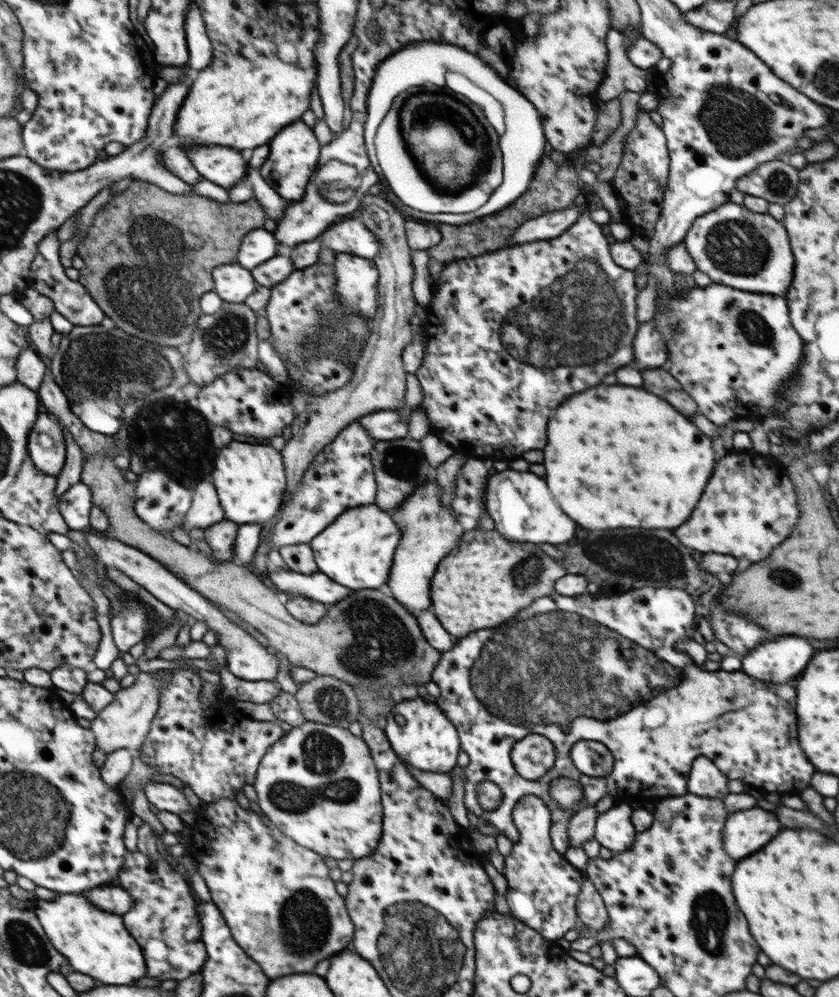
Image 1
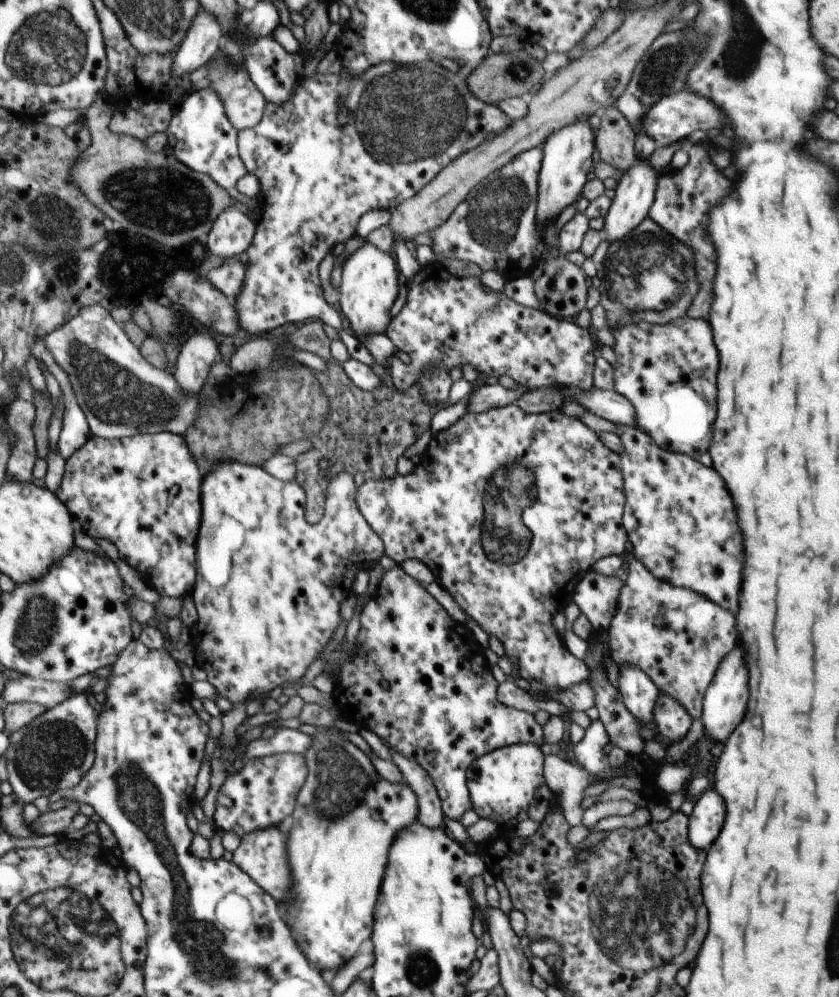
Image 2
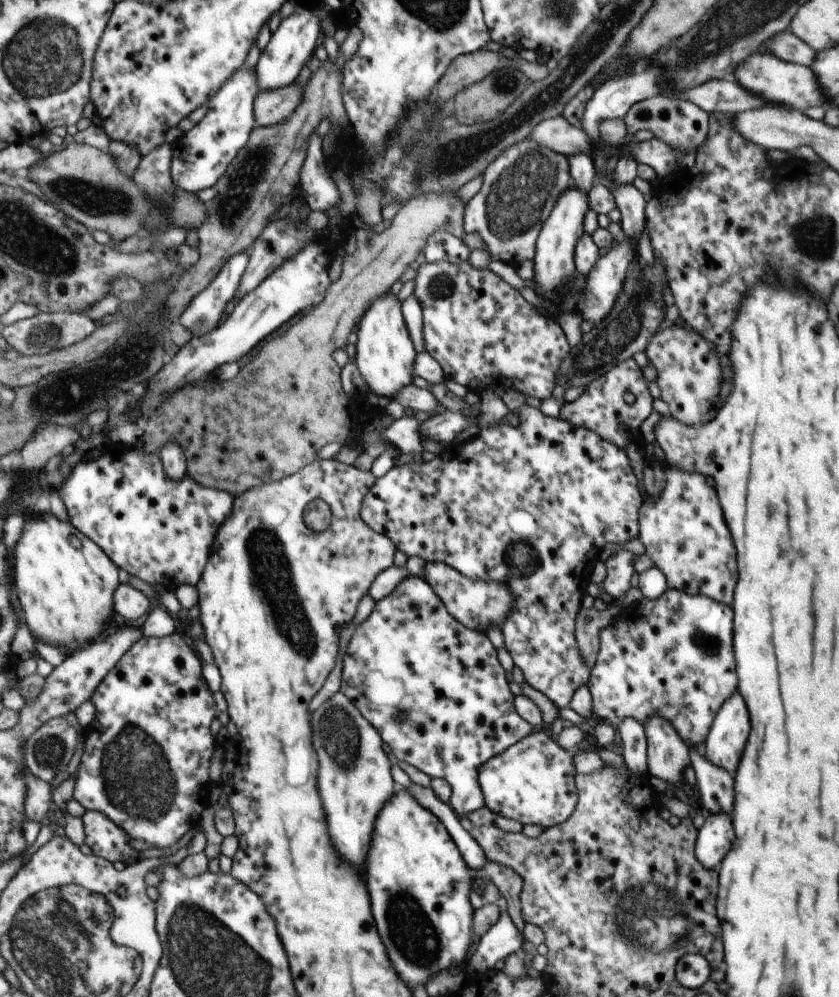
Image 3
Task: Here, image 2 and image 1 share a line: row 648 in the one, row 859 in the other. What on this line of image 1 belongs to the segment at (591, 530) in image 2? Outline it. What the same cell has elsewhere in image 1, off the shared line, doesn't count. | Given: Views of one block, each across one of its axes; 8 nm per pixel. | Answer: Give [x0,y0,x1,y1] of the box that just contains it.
[504,795,584,941]

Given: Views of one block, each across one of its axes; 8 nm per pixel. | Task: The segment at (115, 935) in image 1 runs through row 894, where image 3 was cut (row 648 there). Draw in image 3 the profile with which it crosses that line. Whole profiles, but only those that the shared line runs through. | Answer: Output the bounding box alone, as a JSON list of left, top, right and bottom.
[13,513,122,653]

